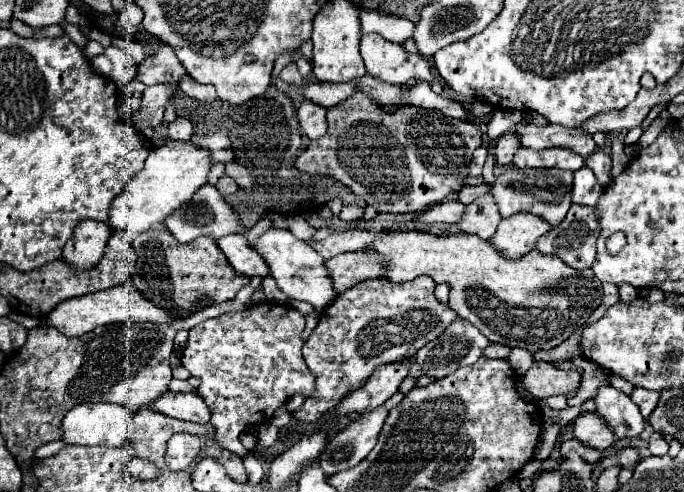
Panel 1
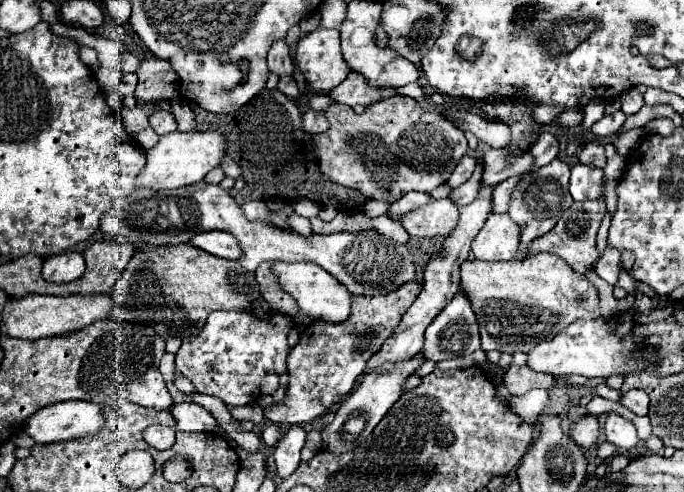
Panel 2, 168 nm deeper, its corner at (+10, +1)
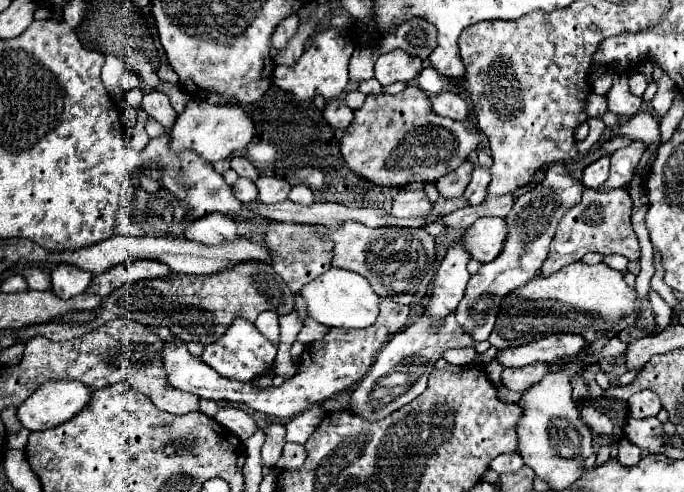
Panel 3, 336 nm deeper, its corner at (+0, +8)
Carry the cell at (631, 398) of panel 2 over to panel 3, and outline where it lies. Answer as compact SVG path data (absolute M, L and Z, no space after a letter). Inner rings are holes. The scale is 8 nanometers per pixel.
M640 390L628 400L628 408L632 418L646 418L656 416L662 410L662 404L652 390Z

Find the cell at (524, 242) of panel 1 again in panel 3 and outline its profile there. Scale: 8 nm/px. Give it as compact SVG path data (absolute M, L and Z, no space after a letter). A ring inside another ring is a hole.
M478 218L466 232L464 238L468 252L478 262L490 262L504 248L504 238L508 236L508 226L504 218Z

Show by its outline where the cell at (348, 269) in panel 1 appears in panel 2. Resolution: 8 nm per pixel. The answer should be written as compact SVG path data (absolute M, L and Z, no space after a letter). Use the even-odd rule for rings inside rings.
M206 181L160 191L138 187L124 199L120 209L112 207L112 211L100 221L100 231L116 243L154 247L188 243L190 237L204 231L226 231L236 237L242 249L240 263L247 271L254 272L262 261L312 261L342 281L352 295L384 295L416 279L414 253L406 245L380 235L376 229L356 233L340 231L328 235L312 233L310 237L302 237L266 221L246 219L240 205L228 191L218 185L208 185Z

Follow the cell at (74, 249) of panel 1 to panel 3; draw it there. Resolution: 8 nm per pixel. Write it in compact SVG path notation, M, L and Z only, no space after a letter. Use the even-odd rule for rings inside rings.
M56 266L52 270L52 290L60 294L60 298L72 298L86 290L92 274L88 270L80 270L78 266Z

